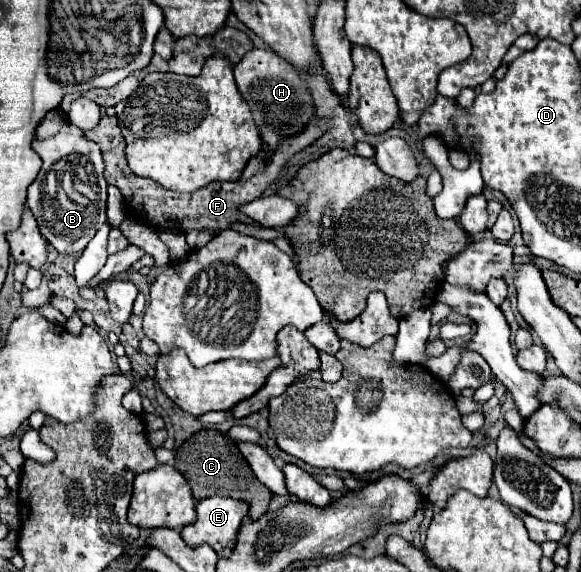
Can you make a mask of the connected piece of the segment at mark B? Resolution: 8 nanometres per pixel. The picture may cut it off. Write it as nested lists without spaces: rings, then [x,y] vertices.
[[[65,123],[53,137],[35,139],[33,149],[43,159],[43,167],[29,187],[27,207],[33,211],[45,239],[59,253],[81,253],[107,221],[107,181],[103,177],[101,149],[95,141],[85,139],[83,129],[73,123]]]

